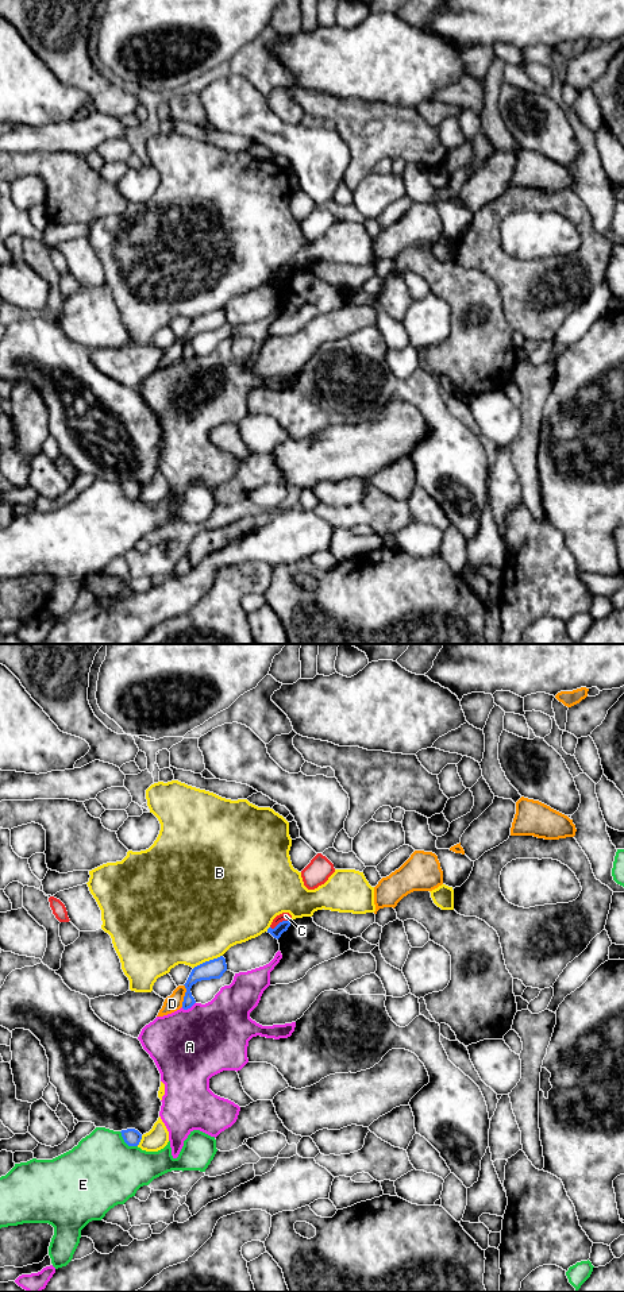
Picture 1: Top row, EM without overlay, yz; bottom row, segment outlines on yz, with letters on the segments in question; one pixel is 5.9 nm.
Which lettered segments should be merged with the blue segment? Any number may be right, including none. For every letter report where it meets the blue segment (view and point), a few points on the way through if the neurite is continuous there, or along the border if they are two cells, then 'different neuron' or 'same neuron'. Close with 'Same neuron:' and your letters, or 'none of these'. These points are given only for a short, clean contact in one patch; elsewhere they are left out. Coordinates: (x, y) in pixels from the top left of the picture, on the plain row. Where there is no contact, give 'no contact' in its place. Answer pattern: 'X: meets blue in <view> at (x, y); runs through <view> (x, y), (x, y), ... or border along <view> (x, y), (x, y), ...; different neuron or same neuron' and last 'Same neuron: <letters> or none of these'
A: meets blue in yz at (188, 359); different neuron
B: meets blue in yz at (207, 313); different neuron
C: meets blue in yz at (280, 274); border along yz (291, 272), (282, 272), (270, 280); different neuron
D: meets blue in yz at (185, 347); different neuron
E: meets blue in yz at (126, 494); different neuron
Same neuron: none of these

